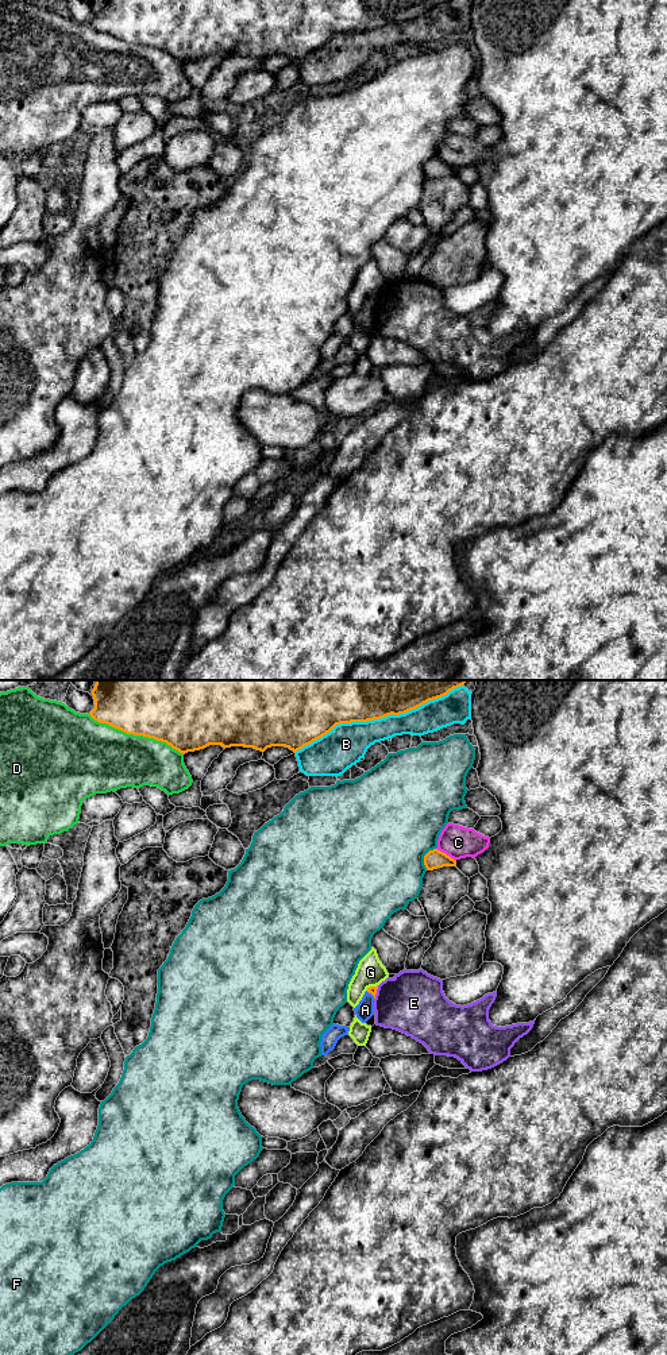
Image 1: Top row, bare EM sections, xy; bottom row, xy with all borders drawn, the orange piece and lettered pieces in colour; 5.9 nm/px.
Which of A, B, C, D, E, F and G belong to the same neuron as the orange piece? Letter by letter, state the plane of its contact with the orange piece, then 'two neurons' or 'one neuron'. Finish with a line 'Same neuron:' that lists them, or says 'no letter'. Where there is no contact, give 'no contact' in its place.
A: xy | two neurons
B: xy | two neurons
C: xy | two neurons
D: xy | two neurons
E: xy | two neurons
F: xy | two neurons
G: xy | two neurons
Same neuron: no letter

